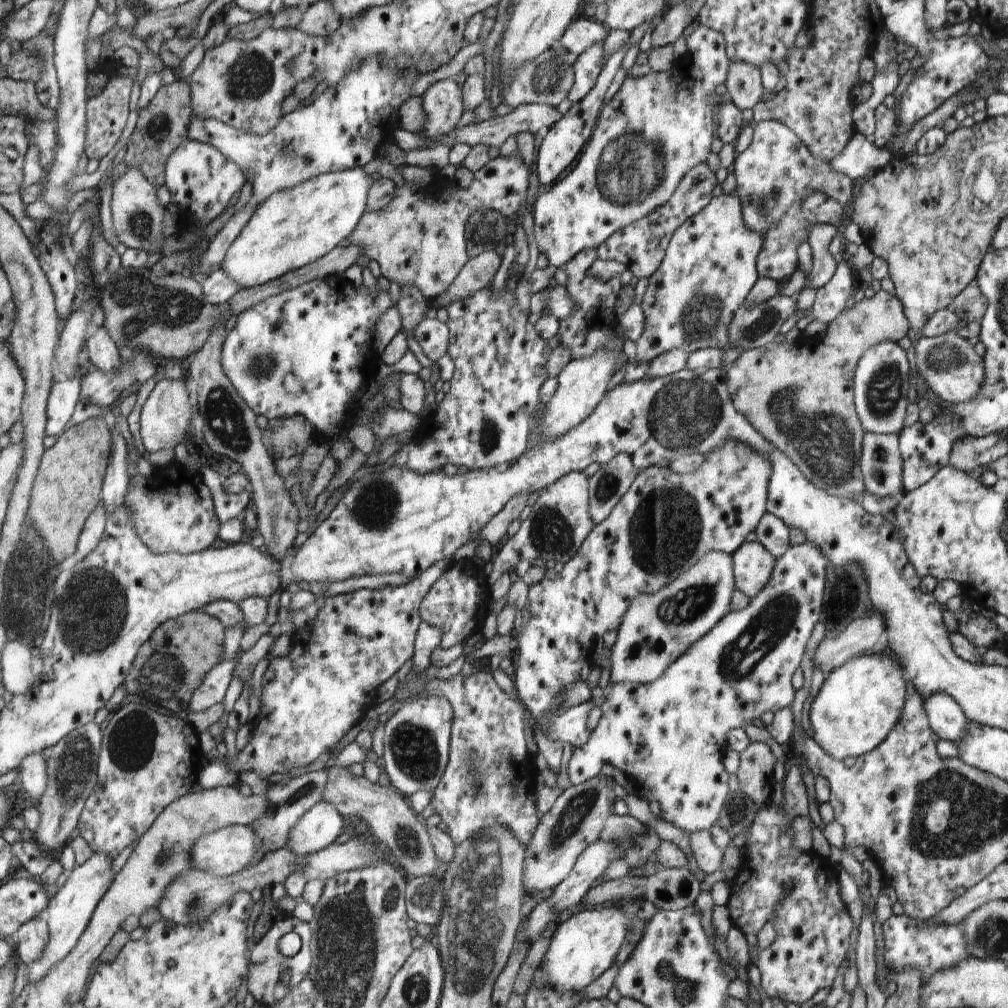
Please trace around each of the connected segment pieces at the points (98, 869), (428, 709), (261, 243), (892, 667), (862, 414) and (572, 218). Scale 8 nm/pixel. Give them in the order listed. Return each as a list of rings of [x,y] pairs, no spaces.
[[[99,852],[92,853],[84,864],[76,864],[64,885],[49,900],[49,905],[46,908],[46,912],[48,912],[49,941],[40,960],[27,966],[27,979],[32,986],[48,970],[54,969],[54,966],[59,964],[70,950],[75,948],[78,938],[80,938],[80,935],[86,930],[86,926],[88,926],[92,912],[94,912],[102,896],[106,894],[108,887],[115,877],[115,873],[112,871],[113,860],[114,857],[111,858],[107,854]]]
[[[419,697],[408,701],[385,723],[384,770],[392,787],[406,798],[418,790],[433,791],[450,760],[454,710],[447,698]]]
[[[362,167],[336,173],[324,173],[309,178],[291,189],[279,190],[268,200],[262,201],[252,218],[240,231],[224,255],[219,267],[242,289],[255,287],[277,278],[283,277],[295,269],[324,257],[338,246],[344,238],[348,238],[356,230],[362,216],[367,210],[367,194],[370,192],[372,181]]]
[[[862,654],[850,657],[842,666],[825,676],[822,687],[813,698],[808,718],[812,726],[813,739],[826,754],[837,761],[843,761],[848,756],[858,758],[873,751],[899,721],[907,690],[908,679],[904,666],[900,666],[894,656]]]
[[[883,340],[866,349],[853,374],[855,409],[864,432],[898,435],[904,428],[907,409],[910,364],[898,343]]]
[[[699,25],[687,37],[686,53],[681,58],[674,60],[673,66],[667,71],[650,71],[649,74],[644,74],[643,76],[633,76],[627,72],[625,73],[624,77],[620,80],[621,85],[619,89],[616,90],[615,95],[608,102],[606,108],[604,108],[599,118],[599,124],[595,126],[594,134],[591,140],[587,142],[587,146],[584,148],[576,167],[565,175],[564,178],[561,178],[560,182],[556,182],[554,186],[551,186],[550,190],[538,196],[534,202],[533,210],[531,211],[534,222],[534,238],[536,239],[536,244],[538,244],[539,252],[544,254],[548,259],[548,266],[553,268],[564,267],[571,258],[578,256],[584,249],[591,249],[592,247],[602,245],[617,230],[642,220],[647,214],[662,206],[670,198],[678,183],[683,180],[686,172],[694,169],[696,165],[704,163],[704,160],[710,154],[710,144],[712,144],[712,138],[714,138],[714,110],[712,110],[712,106],[706,104],[706,98],[714,92],[714,88],[718,84],[726,82],[729,70],[730,62],[726,53],[726,39],[724,35],[707,26]]]

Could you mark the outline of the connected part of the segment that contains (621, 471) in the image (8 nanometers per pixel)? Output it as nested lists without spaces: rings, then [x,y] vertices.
[[[618,453],[611,461],[601,464],[590,478],[590,513],[595,524],[602,522],[622,495],[630,488],[639,470],[630,456]]]

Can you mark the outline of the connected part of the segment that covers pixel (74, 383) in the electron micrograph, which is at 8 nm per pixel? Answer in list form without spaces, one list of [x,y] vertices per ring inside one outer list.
[[[78,372],[73,377],[70,377],[62,382],[53,383],[50,387],[50,392],[47,398],[46,405],[46,424],[45,424],[45,433],[48,436],[59,436],[59,434],[65,430],[66,422],[70,420],[76,408],[76,404],[79,401],[79,392],[80,392],[80,379],[83,377],[82,372]]]

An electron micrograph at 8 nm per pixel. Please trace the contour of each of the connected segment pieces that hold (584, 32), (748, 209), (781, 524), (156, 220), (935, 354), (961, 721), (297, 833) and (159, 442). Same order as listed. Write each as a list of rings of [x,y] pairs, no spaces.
[[[580,18],[571,22],[557,44],[576,57],[590,49],[592,45],[604,42],[608,32],[610,30],[607,26],[594,18]]]
[[[768,119],[753,125],[753,129],[751,144],[743,152],[736,153],[731,168],[736,176],[737,189],[734,192],[742,203],[743,221],[752,230],[765,234],[770,227],[775,227],[780,222],[785,210],[788,210],[794,201],[803,201],[810,191],[818,191],[836,197],[837,202],[842,206],[853,201],[853,196],[858,188],[857,183],[850,180],[845,174],[832,170],[826,161],[815,159],[798,136],[790,128],[785,127],[784,123]]]
[[[766,513],[756,529],[757,541],[778,560],[791,546],[787,524],[772,513]]]
[[[135,168],[126,169],[112,185],[112,226],[119,242],[127,248],[142,249],[146,252],[160,252],[160,246],[164,242],[162,236],[162,214],[164,208],[158,204],[156,187],[148,182],[141,170]]]
[[[956,331],[937,337],[920,337],[913,345],[917,372],[938,399],[946,404],[961,403],[972,400],[979,393],[985,379],[983,358]]]
[[[936,692],[923,699],[923,707],[932,732],[940,739],[955,743],[965,735],[969,720],[952,696]]]
[[[320,801],[309,808],[288,833],[287,846],[298,856],[318,853],[335,844],[346,820],[335,804]]]
[[[186,378],[181,380],[162,379],[157,381],[154,389],[150,392],[140,414],[140,438],[146,450],[149,453],[155,453],[162,448],[173,448],[178,444],[178,440],[182,438],[182,434],[186,432],[188,424],[190,424],[190,400],[188,400],[188,392],[184,386]]]

